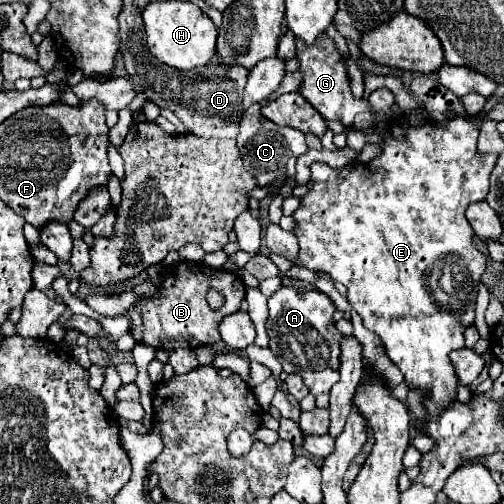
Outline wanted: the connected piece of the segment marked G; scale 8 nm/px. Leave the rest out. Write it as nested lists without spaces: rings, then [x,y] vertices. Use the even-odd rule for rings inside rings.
[[[319,35],[319,39],[313,45],[305,45],[297,41],[297,57],[301,61],[301,75],[303,75],[303,85],[301,85],[301,95],[323,115],[327,121],[341,121],[345,127],[353,125],[355,115],[372,111],[367,100],[353,99],[351,89],[349,89],[349,75],[345,67],[345,59],[337,53],[333,41],[327,35]]]

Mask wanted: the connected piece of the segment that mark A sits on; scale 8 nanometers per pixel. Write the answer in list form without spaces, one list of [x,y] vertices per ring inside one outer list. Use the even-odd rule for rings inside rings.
[[[283,285],[269,297],[269,349],[279,357],[285,373],[297,371],[303,377],[315,397],[329,393],[339,381],[339,339],[343,339],[343,333],[335,327],[335,311],[337,307],[333,299],[317,289],[301,291],[297,287]]]

